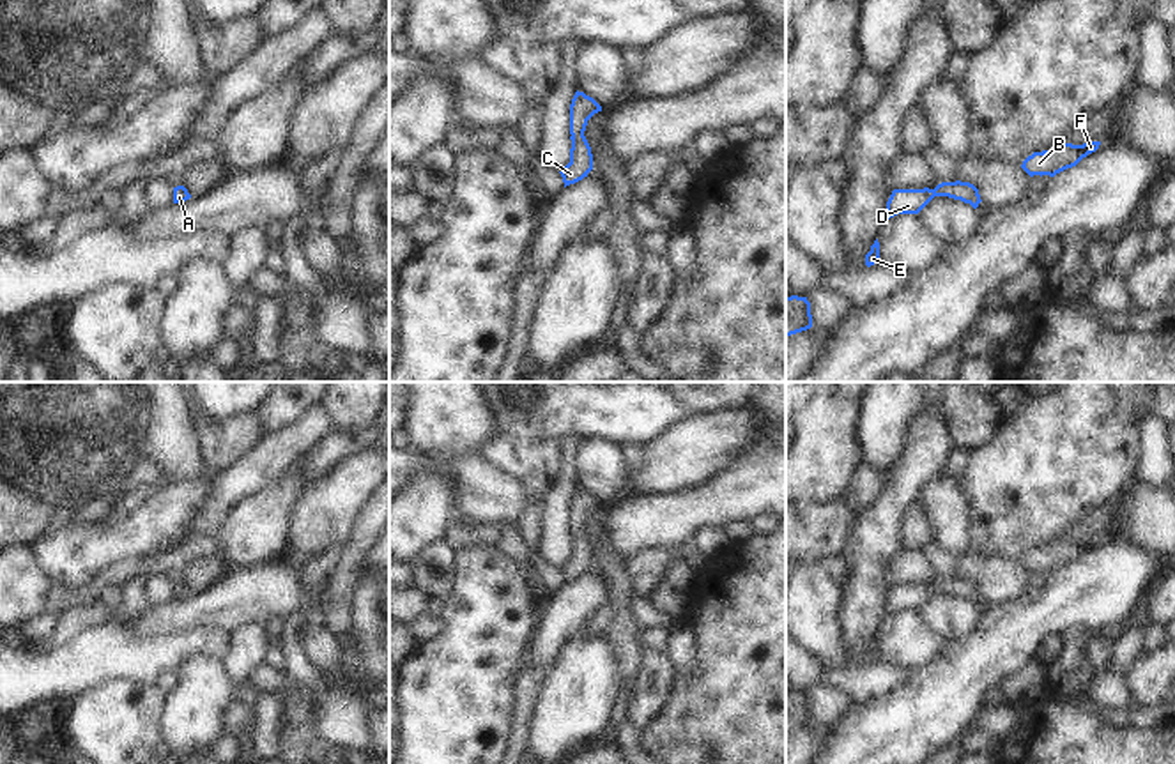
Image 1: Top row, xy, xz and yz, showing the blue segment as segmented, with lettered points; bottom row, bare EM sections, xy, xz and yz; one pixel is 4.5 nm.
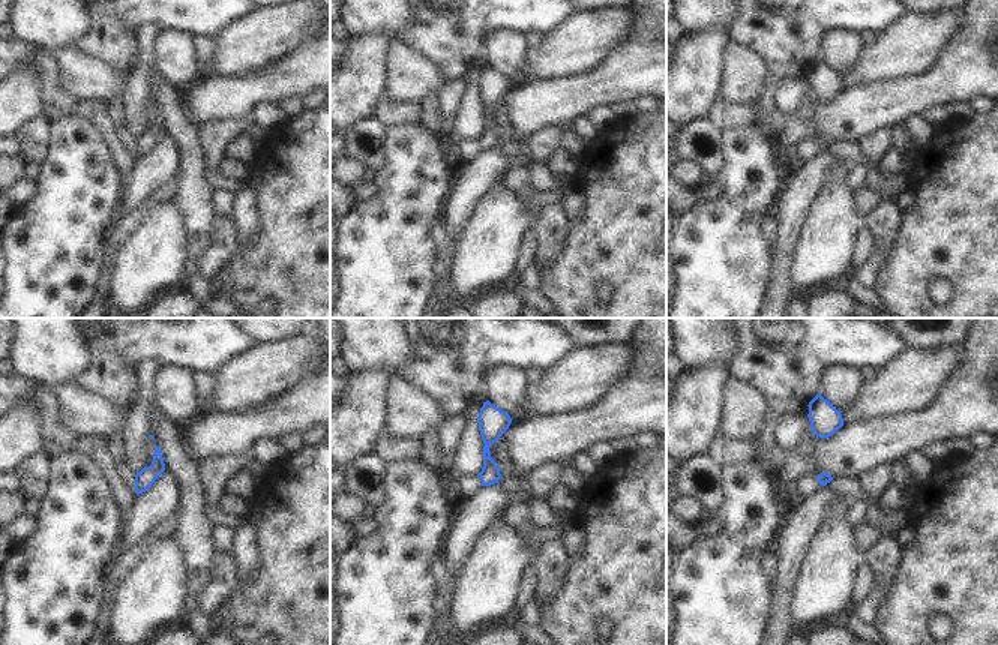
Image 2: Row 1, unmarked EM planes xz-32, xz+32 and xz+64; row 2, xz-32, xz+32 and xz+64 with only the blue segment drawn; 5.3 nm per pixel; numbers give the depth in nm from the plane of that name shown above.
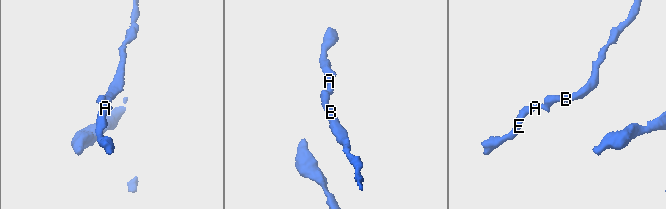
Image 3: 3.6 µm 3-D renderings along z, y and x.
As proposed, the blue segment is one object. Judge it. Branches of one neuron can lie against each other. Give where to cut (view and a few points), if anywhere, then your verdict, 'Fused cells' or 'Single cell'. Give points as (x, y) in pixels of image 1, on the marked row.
No split. Single cell.

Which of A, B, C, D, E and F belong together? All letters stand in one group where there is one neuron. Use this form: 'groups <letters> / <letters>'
groups A B C D E F

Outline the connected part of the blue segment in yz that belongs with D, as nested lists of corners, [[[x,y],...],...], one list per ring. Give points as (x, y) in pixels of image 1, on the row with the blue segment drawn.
[[[941,182],[934,189],[894,189],[885,209],[883,223],[897,214],[918,214],[934,196],[948,196],[979,207],[979,189],[970,182]]]

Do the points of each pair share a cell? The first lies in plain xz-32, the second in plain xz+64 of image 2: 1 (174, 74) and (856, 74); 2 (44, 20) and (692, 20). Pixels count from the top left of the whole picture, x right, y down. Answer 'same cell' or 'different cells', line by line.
1: different cells
2: same cell

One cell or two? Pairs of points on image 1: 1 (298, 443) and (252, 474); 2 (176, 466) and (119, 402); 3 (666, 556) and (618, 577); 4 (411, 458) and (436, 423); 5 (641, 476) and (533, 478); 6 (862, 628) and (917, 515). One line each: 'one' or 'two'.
1: one
2: two
3: two
4: two
5: two
6: two

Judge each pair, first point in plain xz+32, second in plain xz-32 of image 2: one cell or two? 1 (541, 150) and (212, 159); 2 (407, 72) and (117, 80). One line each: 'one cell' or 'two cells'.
1: one cell
2: one cell

